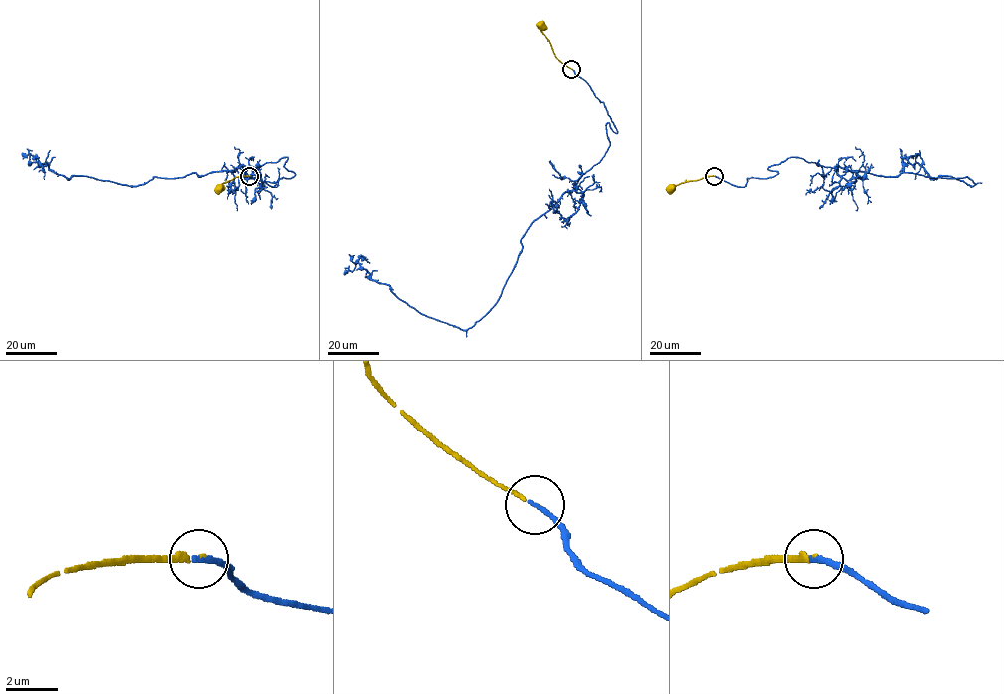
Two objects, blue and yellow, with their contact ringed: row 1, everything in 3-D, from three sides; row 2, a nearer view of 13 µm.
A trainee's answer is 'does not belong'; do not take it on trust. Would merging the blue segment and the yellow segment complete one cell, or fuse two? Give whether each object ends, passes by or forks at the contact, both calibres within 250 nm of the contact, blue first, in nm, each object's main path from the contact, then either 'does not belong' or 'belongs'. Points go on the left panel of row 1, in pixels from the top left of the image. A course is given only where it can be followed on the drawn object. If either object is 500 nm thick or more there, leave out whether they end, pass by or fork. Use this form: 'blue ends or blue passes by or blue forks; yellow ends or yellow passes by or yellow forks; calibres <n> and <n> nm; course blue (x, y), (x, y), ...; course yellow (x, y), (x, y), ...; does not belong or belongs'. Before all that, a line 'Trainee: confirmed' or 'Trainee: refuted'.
Trainee: refuted
blue ends; yellow ends; calibres 200 and 120 nm; course blue (249, 176), (276, 187), (295, 174), (287, 157), (131, 186), (29, 165), (32, 150); course yellow (249, 176), (235, 177), (221, 183), (219, 188); belongs

